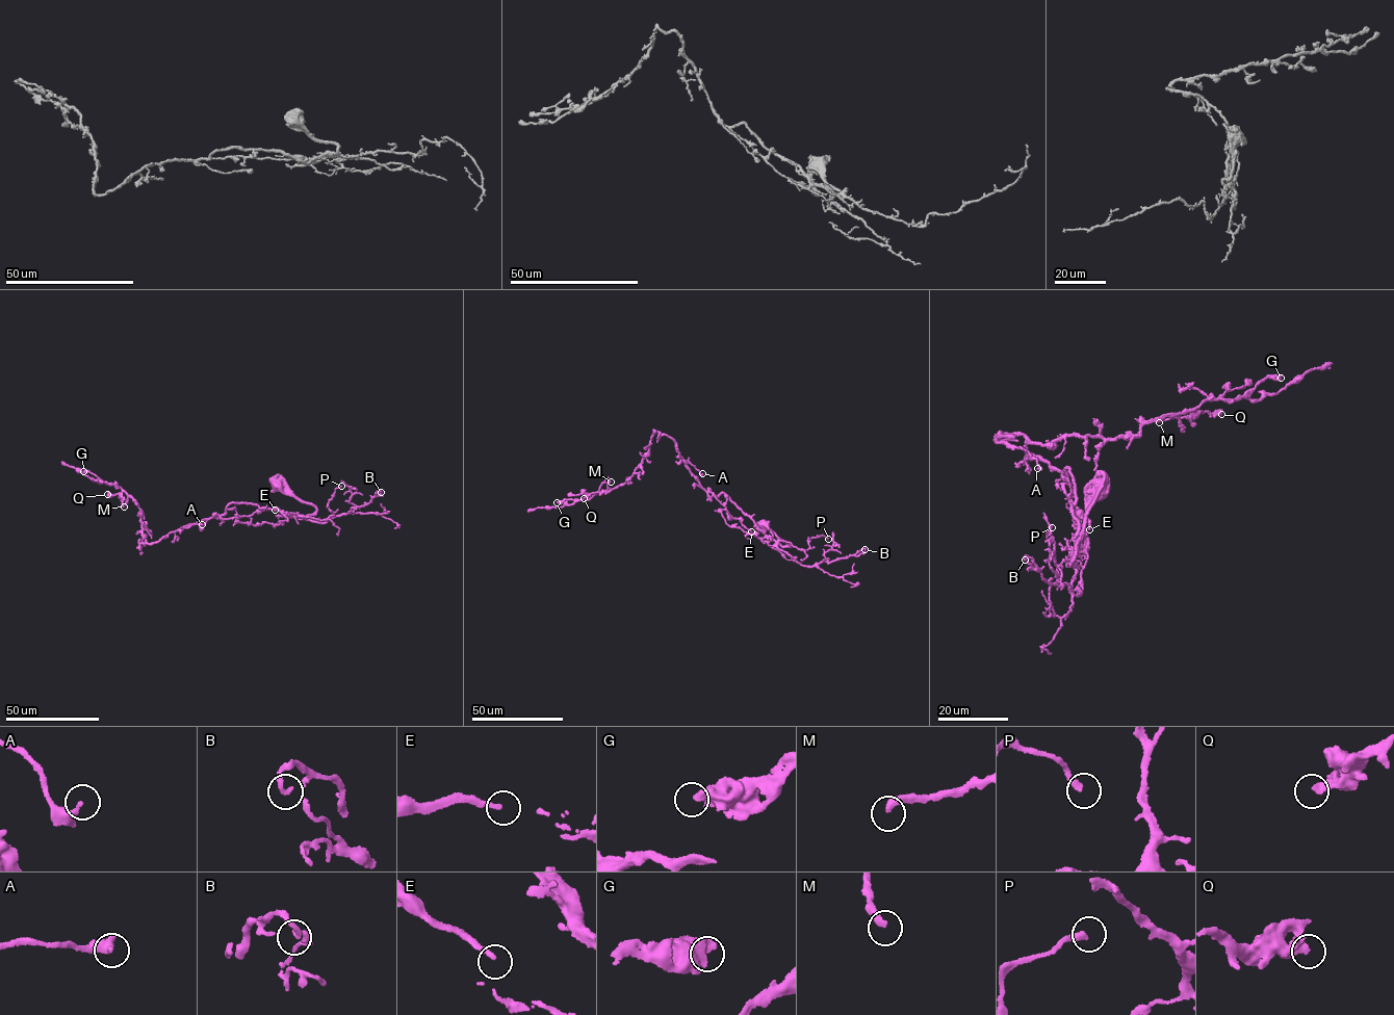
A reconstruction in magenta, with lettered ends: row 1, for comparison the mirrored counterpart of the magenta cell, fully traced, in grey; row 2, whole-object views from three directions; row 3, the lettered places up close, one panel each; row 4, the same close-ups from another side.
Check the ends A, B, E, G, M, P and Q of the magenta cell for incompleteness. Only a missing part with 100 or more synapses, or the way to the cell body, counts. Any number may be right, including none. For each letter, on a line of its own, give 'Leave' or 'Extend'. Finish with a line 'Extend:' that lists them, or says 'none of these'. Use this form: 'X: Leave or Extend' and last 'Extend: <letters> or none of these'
A: Leave
B: Leave
E: Leave
G: Leave
M: Leave
P: Leave
Q: Leave
Extend: none of these

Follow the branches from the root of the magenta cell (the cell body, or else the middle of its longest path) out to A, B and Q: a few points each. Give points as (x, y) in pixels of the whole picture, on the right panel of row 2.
A: (1096, 488), (1074, 564), (1079, 531), (1074, 478), (1065, 469), (1070, 486), (1047, 461), (1030, 456), (1037, 468)
B: (1096, 488), (1072, 562), (1076, 572), (1069, 587), (1079, 595), (1067, 584), (1052, 584), (1032, 558), (1025, 560)
Q: (1096, 488), (1074, 564), (1069, 470), (1070, 486), (999, 433), (1113, 440), (1193, 409), (1221, 414)

